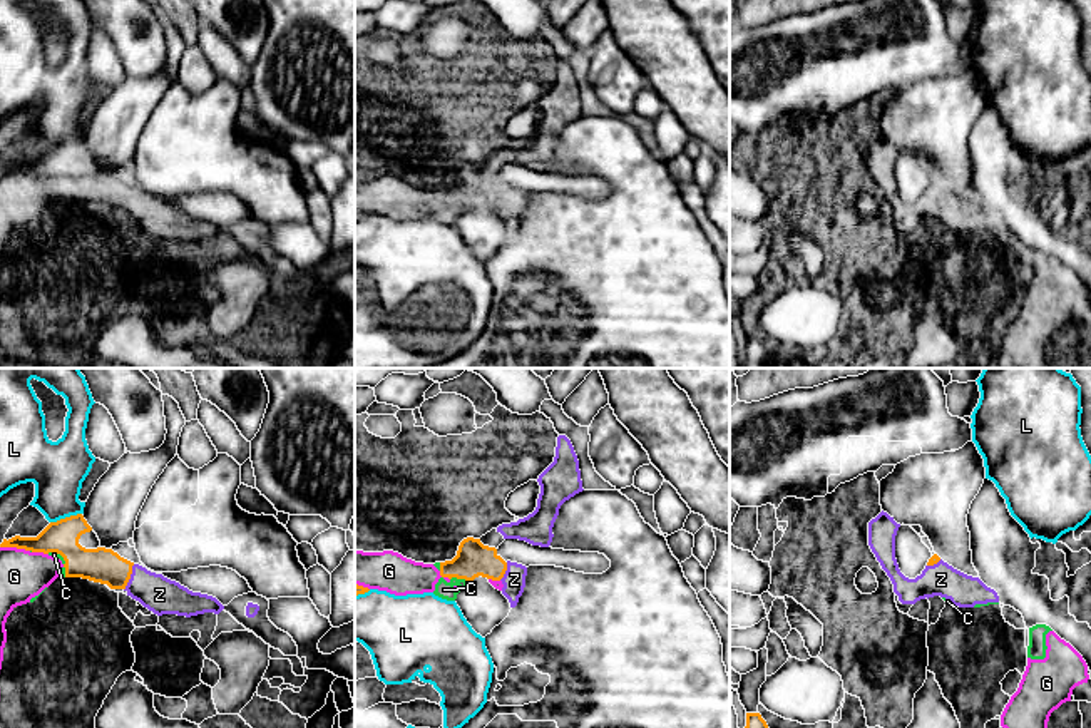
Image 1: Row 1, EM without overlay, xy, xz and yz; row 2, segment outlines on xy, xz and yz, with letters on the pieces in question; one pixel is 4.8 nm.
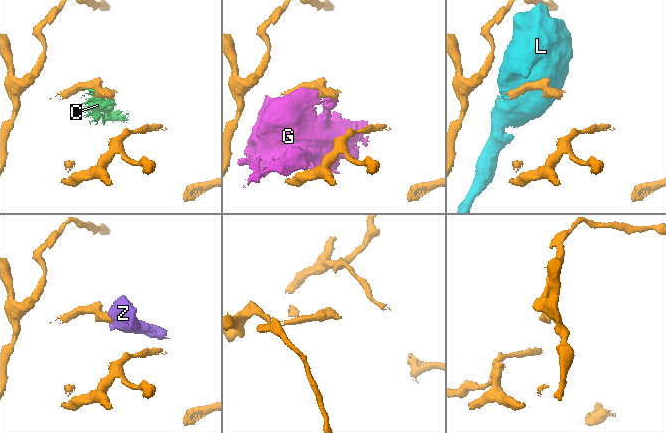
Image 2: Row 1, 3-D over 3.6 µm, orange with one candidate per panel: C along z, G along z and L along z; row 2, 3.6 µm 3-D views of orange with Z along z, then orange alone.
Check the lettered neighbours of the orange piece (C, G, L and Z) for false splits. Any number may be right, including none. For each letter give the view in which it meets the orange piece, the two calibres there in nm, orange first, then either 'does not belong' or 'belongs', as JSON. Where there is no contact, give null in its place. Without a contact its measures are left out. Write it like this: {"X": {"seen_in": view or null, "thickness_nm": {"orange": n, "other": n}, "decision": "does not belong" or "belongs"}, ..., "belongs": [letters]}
{"C": {"seen_in": "xz", "thickness_nm": {"orange": 170, "other": 90}, "decision": "does not belong"}, "G": {"seen_in": "xy", "thickness_nm": {"orange": 160, "other": 240}, "decision": "does not belong"}, "L": {"seen_in": "xy", "thickness_nm": {"orange": 160, "other": 260}, "decision": "does not belong"}, "Z": {"seen_in": "xy", "thickness_nm": {"orange": 170, "other": 180}, "decision": "does not belong"}, "belongs": []}

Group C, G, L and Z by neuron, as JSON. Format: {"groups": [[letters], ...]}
{"groups": [["C", "G", "Z"], ["L"]]}

